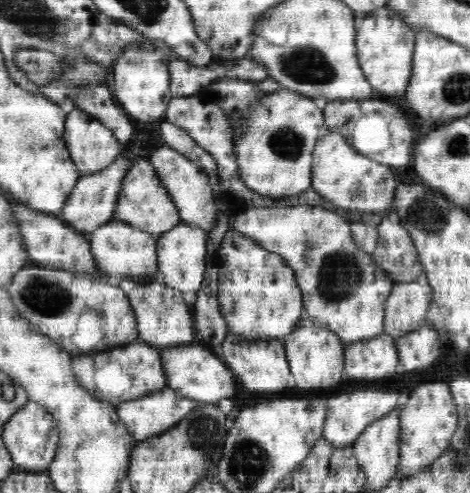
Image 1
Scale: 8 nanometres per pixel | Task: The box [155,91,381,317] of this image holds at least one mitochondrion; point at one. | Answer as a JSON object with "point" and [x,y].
{"point":[340,275]}

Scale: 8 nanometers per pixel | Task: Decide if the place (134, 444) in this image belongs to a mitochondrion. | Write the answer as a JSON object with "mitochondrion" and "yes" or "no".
{"mitochondrion":"no"}

